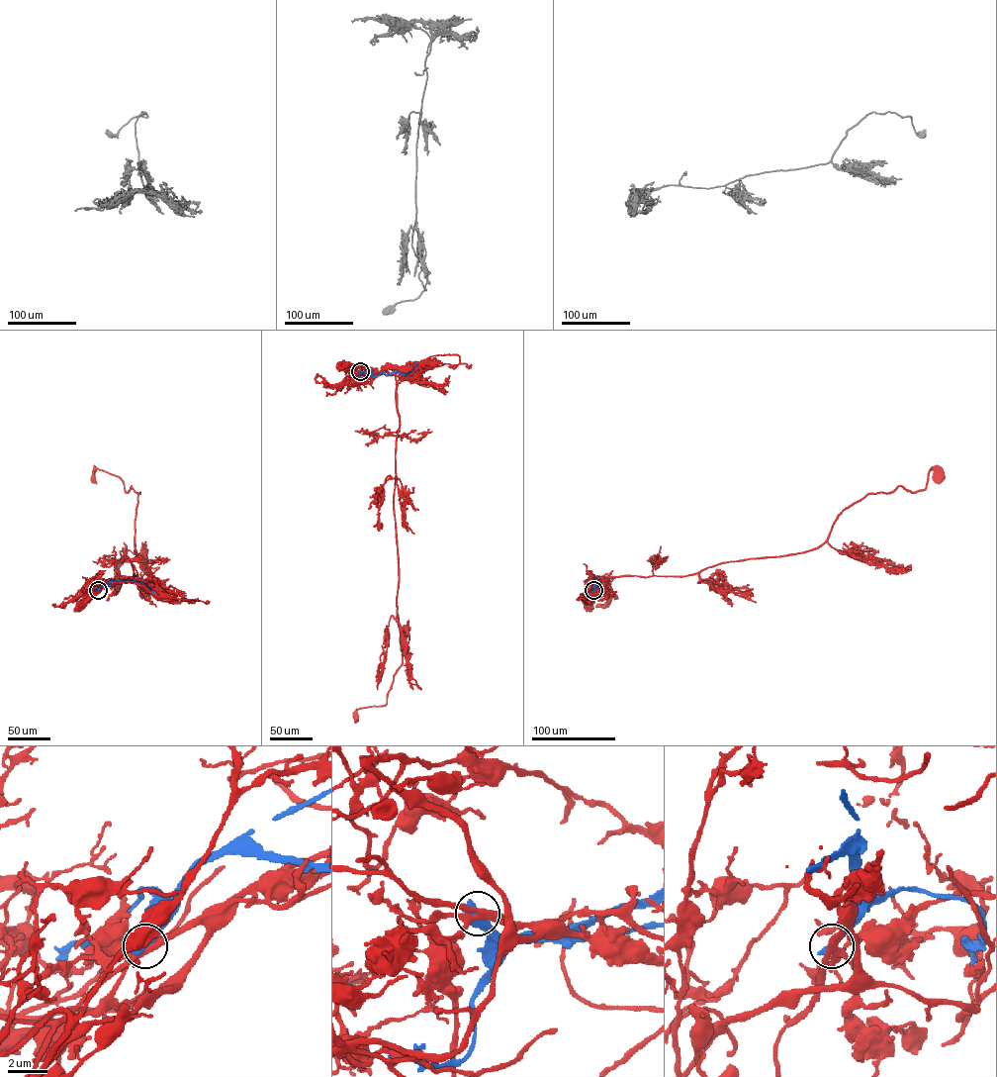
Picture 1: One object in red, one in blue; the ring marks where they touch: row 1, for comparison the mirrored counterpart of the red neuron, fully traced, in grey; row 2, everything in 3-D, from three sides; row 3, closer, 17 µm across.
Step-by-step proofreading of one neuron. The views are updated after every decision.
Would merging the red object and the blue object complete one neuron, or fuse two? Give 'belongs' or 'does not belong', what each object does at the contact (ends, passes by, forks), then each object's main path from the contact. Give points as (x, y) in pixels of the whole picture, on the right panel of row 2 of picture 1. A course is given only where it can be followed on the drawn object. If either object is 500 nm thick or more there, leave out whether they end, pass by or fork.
does not belong; course red (593, 590), (591, 576), (685, 576), (817, 548), (837, 516), (866, 495), (923, 490), (931, 468), (936, 479); course blue (593, 590), (597, 579), (593, 580), (596, 583), (587, 593)

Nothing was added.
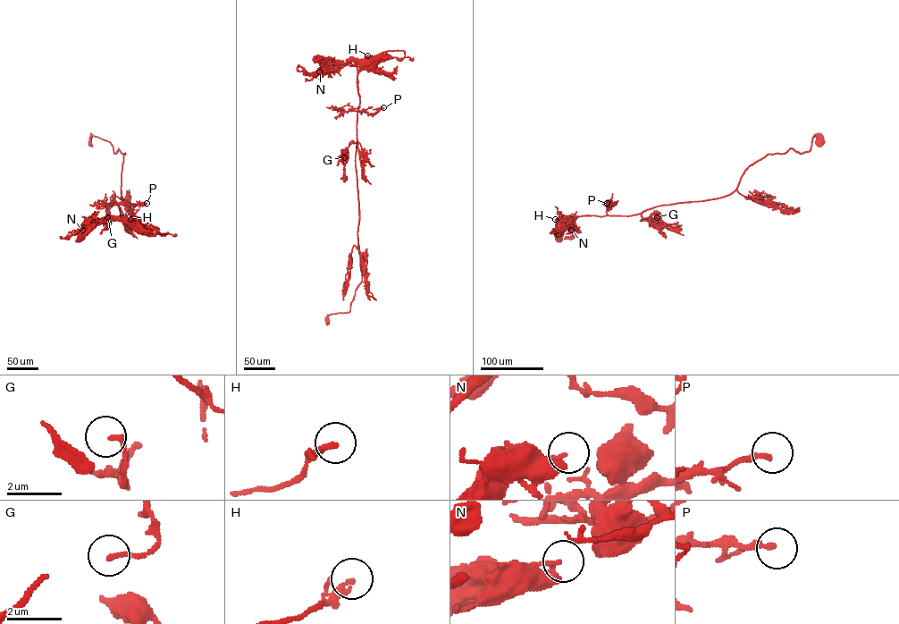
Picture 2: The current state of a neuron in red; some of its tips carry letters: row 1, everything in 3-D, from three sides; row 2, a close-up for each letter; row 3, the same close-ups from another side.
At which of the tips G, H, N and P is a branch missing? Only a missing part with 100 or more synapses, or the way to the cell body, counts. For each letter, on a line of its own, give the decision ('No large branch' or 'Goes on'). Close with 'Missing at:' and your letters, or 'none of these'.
G: No large branch
H: No large branch
N: No large branch
P: No large branch
Missing at: none of these

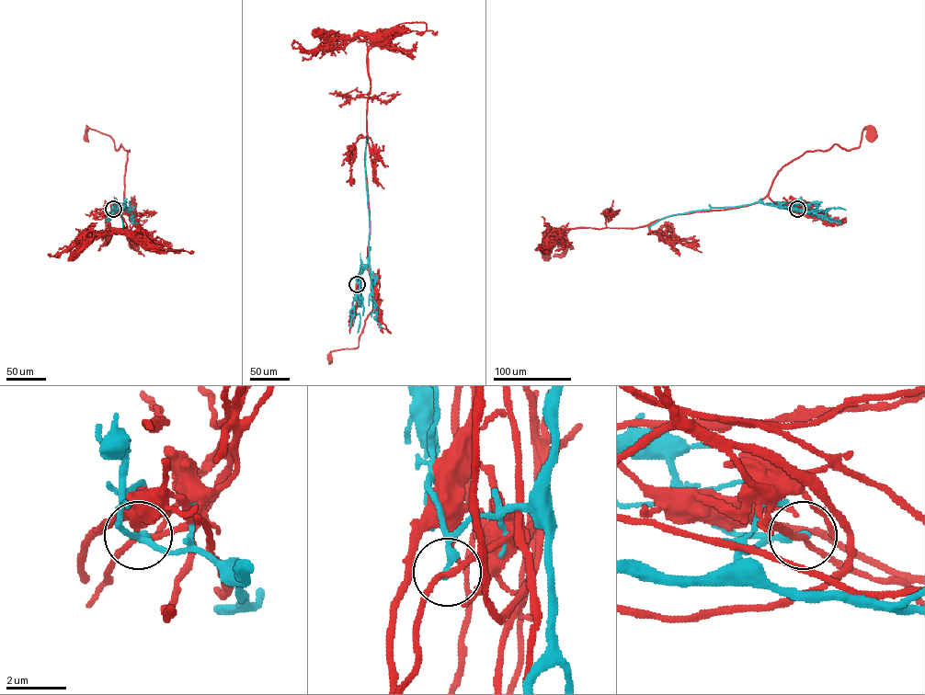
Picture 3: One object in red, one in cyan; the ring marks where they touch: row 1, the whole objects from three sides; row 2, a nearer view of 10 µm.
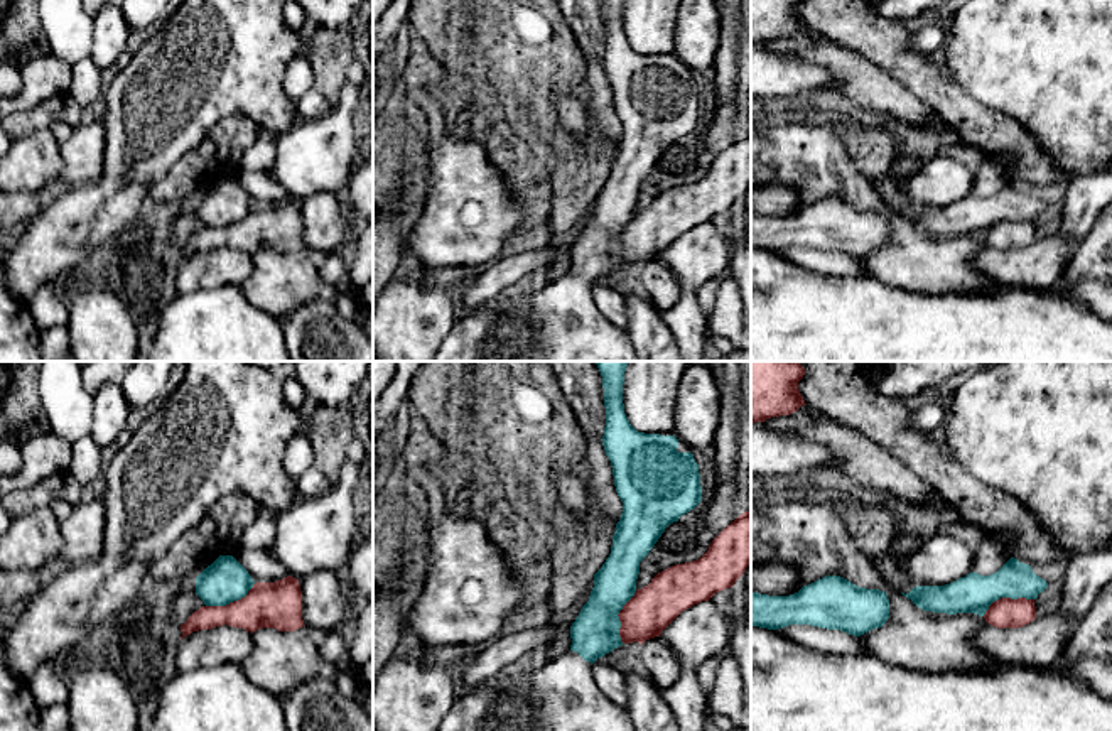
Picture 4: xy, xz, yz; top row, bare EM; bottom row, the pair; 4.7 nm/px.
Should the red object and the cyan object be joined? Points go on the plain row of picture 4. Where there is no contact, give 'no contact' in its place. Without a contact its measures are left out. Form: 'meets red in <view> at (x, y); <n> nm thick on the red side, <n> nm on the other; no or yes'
meets red in yz at (1006, 220); 140 nm thick on the red side, 190 nm on the other; no

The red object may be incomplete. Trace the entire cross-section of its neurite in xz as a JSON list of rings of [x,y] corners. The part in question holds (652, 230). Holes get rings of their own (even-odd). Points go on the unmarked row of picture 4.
[[[741,135],[697,182],[672,187],[636,211],[619,233],[623,265],[660,258],[685,231],[732,209],[751,186],[751,135]]]

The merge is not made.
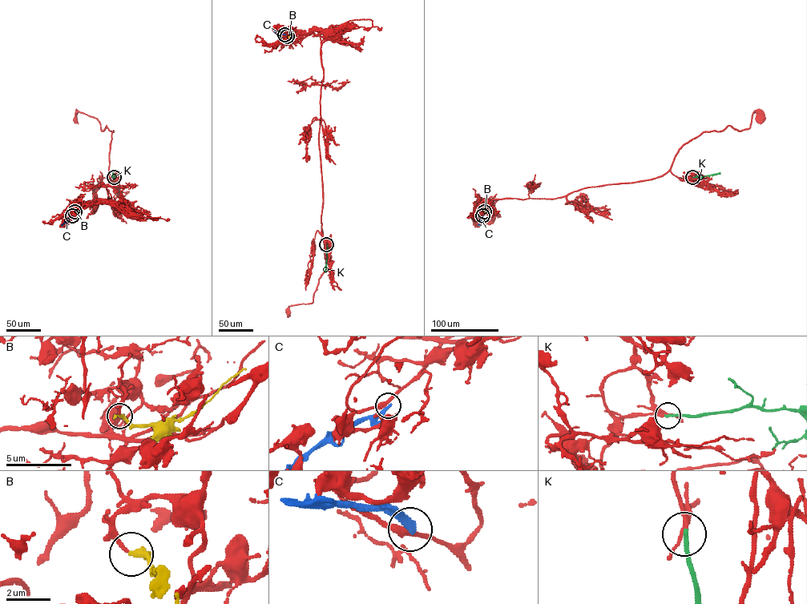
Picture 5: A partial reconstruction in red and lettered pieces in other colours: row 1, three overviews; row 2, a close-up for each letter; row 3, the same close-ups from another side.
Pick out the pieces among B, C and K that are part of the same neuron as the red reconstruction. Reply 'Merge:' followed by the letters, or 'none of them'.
Merge: B, K

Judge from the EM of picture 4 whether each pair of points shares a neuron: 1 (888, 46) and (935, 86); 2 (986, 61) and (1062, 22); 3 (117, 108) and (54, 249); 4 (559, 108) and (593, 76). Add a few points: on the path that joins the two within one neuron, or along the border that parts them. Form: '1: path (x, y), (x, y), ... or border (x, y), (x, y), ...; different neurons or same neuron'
1: path (900, 58), (923, 78); same neuron
2: path (1004, 48), (1036, 48), (1043, 41); same neuron
3: path (118, 144), (118, 184), (90, 213); same neuron
4: border (581, 92), (596, 129); different neurons

